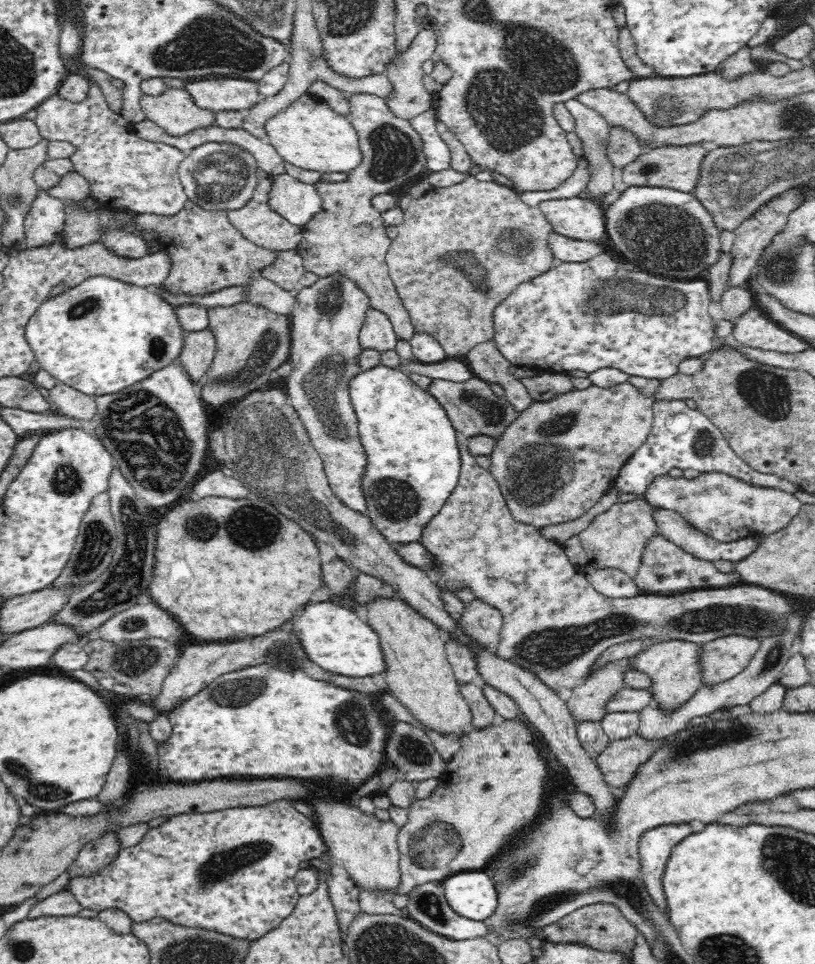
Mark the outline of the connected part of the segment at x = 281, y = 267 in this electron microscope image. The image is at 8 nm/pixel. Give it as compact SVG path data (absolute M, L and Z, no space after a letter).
M297 250L278 251L274 262L261 270L262 278L267 278L284 290L297 290L305 268Z

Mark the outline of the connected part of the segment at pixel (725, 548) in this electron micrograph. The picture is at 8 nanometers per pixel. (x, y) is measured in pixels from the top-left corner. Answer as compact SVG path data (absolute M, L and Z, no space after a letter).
M656 508L653 515L665 540L675 543L681 550L700 560L712 563L728 560L735 564L750 555L761 542L754 537L748 537L735 542L720 543L700 533L681 514L673 510Z

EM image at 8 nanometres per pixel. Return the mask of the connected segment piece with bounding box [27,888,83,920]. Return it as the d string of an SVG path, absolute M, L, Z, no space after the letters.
M64 888L38 901L31 908L27 918L34 920L38 916L74 916L82 909L72 892Z

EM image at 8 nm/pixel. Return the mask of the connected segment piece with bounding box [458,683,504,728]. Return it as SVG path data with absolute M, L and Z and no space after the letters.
M458 683L458 689L460 689L462 697L467 700L468 707L470 707L473 727L486 728L486 726L499 724L504 720L504 718L492 708L492 705L484 696L484 689L471 683Z

